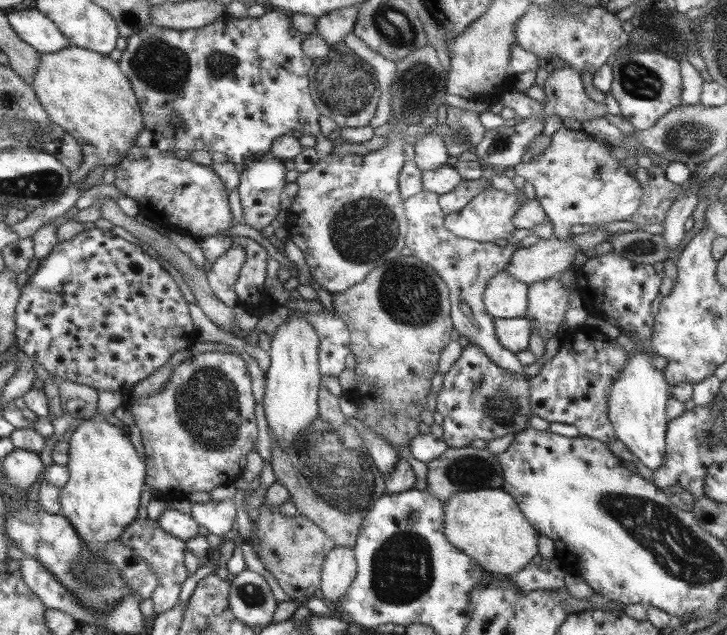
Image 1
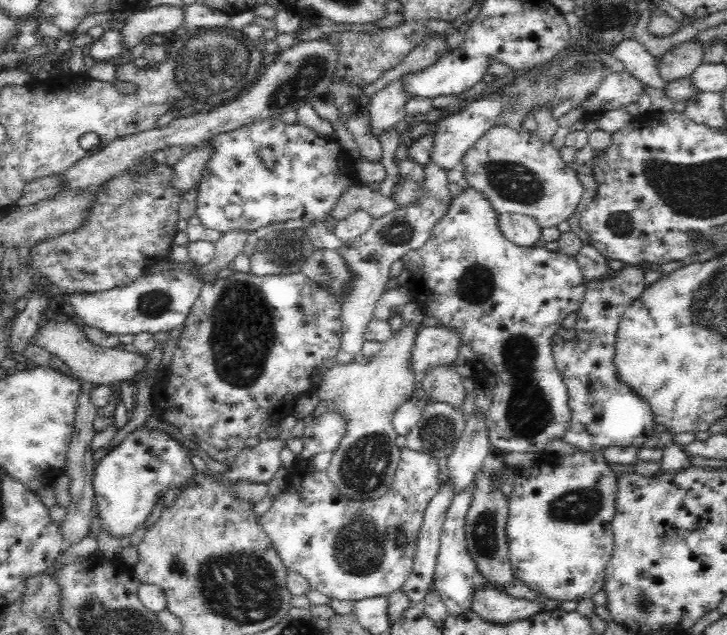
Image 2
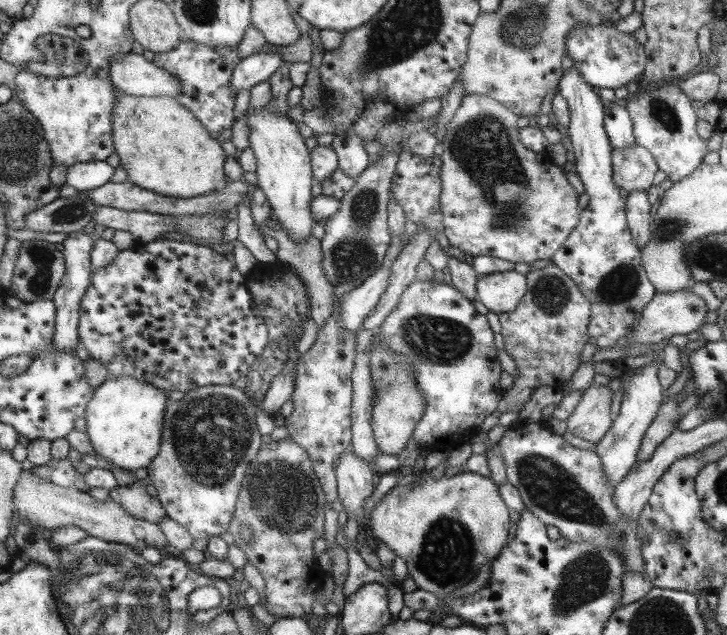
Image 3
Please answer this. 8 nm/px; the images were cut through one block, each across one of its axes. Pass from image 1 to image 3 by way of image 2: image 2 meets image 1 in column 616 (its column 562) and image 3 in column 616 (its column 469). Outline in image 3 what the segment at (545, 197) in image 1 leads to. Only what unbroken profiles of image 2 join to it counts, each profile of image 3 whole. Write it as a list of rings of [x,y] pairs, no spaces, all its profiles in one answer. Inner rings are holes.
[[[643,147],[612,148],[612,178],[617,188],[647,191],[657,170],[653,156]]]

